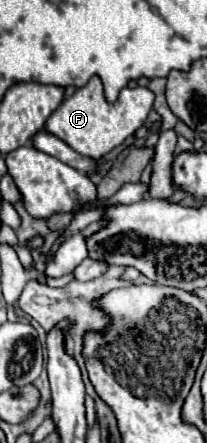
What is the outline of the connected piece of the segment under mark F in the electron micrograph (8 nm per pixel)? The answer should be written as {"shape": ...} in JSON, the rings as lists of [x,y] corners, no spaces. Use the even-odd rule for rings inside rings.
{"shape":[[[93,77],[85,87],[77,89],[71,97],[67,97],[47,119],[45,131],[65,141],[71,149],[81,153],[83,157],[99,159],[107,155],[111,149],[121,145],[127,137],[131,137],[147,119],[153,107],[153,93],[147,87],[125,87],[119,93],[119,99],[109,105],[103,97],[103,85],[99,77]]]}

